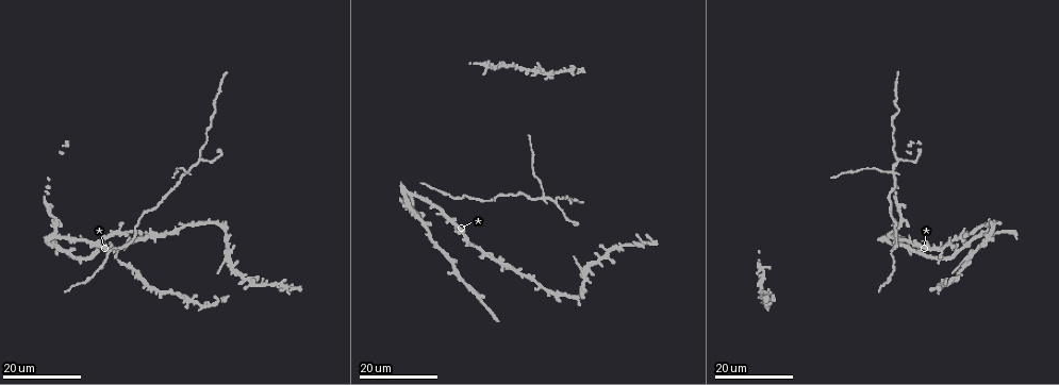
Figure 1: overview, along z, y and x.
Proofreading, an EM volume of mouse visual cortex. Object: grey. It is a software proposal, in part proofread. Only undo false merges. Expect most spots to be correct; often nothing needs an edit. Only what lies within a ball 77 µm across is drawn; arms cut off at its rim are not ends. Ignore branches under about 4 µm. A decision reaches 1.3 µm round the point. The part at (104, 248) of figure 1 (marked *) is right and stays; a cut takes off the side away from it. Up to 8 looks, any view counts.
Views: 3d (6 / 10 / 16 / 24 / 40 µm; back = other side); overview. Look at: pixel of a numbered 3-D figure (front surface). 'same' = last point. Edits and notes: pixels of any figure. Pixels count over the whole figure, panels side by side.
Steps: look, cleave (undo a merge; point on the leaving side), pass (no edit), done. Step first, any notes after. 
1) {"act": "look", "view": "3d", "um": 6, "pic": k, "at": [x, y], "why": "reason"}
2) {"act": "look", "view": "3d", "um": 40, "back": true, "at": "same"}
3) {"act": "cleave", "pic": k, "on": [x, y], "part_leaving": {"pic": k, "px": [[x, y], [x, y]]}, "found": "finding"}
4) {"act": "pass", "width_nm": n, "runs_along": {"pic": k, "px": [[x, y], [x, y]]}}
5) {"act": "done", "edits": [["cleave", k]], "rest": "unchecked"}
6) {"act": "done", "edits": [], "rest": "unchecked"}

{"act": "look", "view": "3d", "um": 24, "pic": 1, "at": [915, 244]}

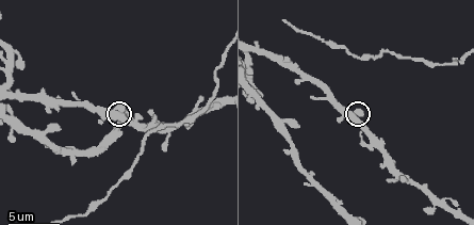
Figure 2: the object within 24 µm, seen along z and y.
{"act": "look", "view": "3d", "um": 6, "pic": 2, "at": [113, 111]}

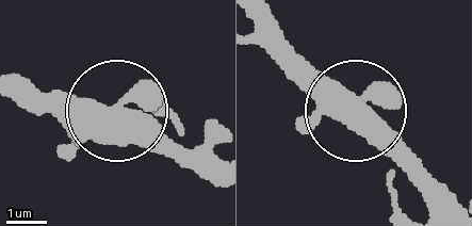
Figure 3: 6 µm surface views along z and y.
{"act": "pass", "runs_along": {"pic": 3, "px": [[444, 187], [278, 37]]}, "found": "all the same neuron"}

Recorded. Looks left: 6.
{"act": "look", "view": "3d", "um": 16, "pic": 1, "at": [543, 198], "why": "four or more arms meet"}

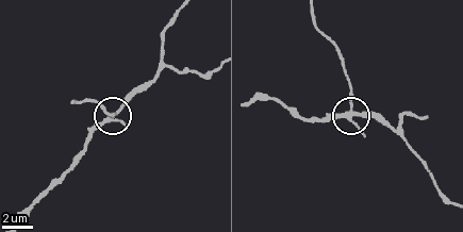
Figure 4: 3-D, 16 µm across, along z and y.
{"act": "look", "view": "3d", "um": 6, "pic": 4, "at": [352, 107]}

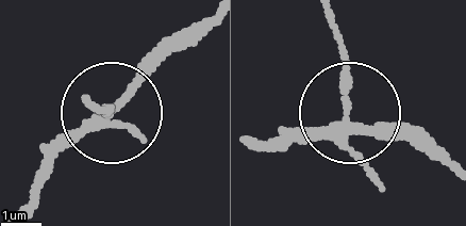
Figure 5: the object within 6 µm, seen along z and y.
{"act": "cleave", "pic": 5, "on": [107, 110], "width_nm": 220, "part_leaving": {"pic": 5, "px": [[344, 117], [333, 18]]}, "found": "two neurons meet here"}

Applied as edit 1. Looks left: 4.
{"act": "look", "view": "overview", "why": "see it whole again"}

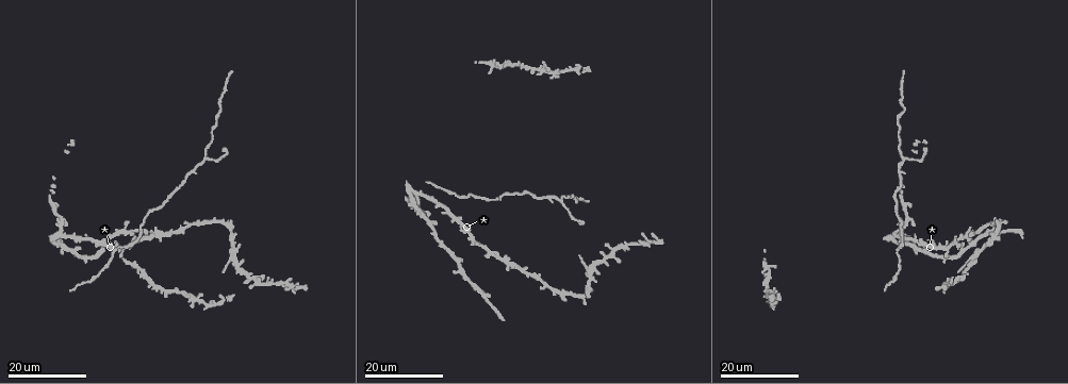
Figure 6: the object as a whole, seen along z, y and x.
{"act": "look", "view": "3d", "um": 24, "pic": 6, "at": [922, 153], "why": "thick turns thin"}

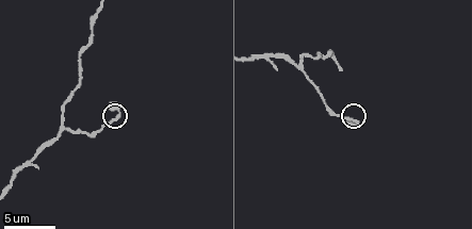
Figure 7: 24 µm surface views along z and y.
{"act": "look", "view": "3d", "um": 10, "pic": 7, "at": [112, 122], "why": "closer look"}

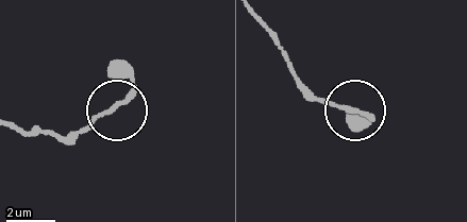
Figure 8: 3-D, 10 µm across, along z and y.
{"act": "pass", "runs_along": {"pic": 8, "px": [[15, 129], [69, 137], [112, 113], [131, 84], [127, 62]]}, "found": "one neuron here"}

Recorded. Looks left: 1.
{"act": "look", "view": "3d", "um": 6, "pic": 7, "at": [64, 130], "why": "three-way junction"}

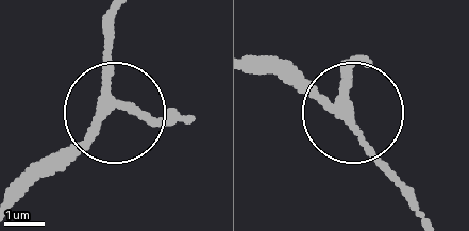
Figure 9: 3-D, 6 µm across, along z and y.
{"act": "pass", "side_arm_um": 11, "arms": 3, "found": "all the same neuron"}

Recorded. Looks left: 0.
{"act": "done", "edits": [["cleave", 5]], "rest": "unchecked"}

